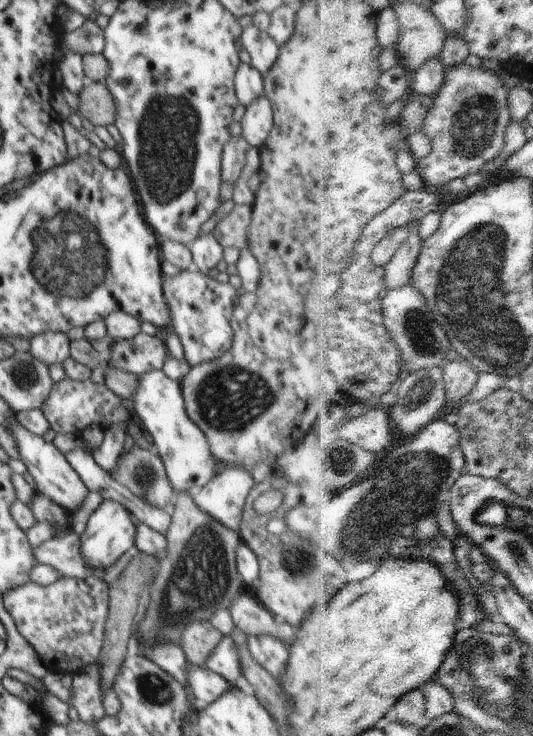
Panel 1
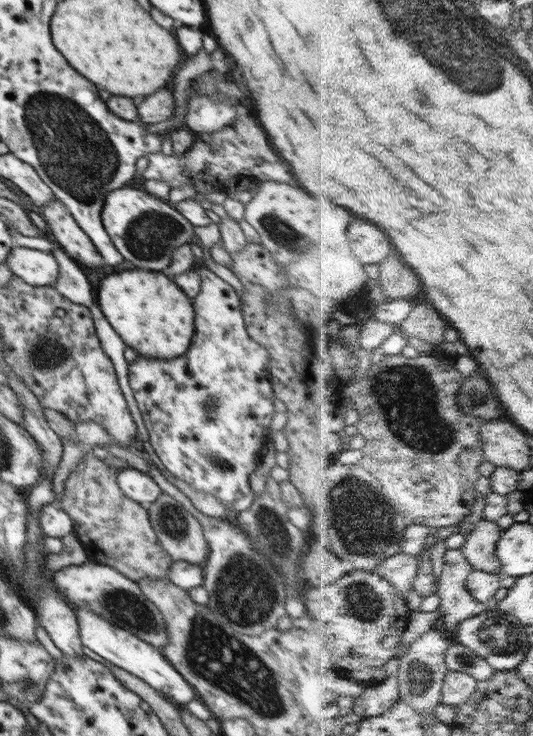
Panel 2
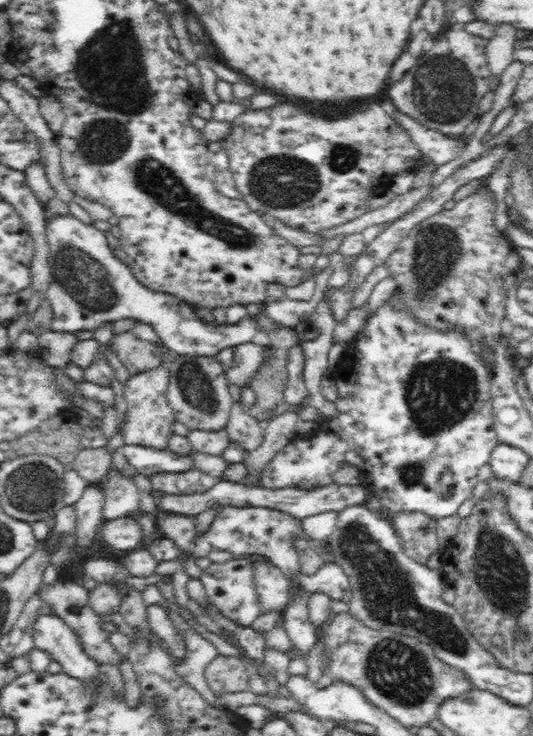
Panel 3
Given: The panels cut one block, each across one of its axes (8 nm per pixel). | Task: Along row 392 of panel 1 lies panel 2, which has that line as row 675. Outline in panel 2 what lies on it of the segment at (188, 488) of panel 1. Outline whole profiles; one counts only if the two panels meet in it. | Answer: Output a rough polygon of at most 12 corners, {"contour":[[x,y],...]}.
{"contour":[[72,607],[81,643],[175,704],[198,697],[160,649]]}

